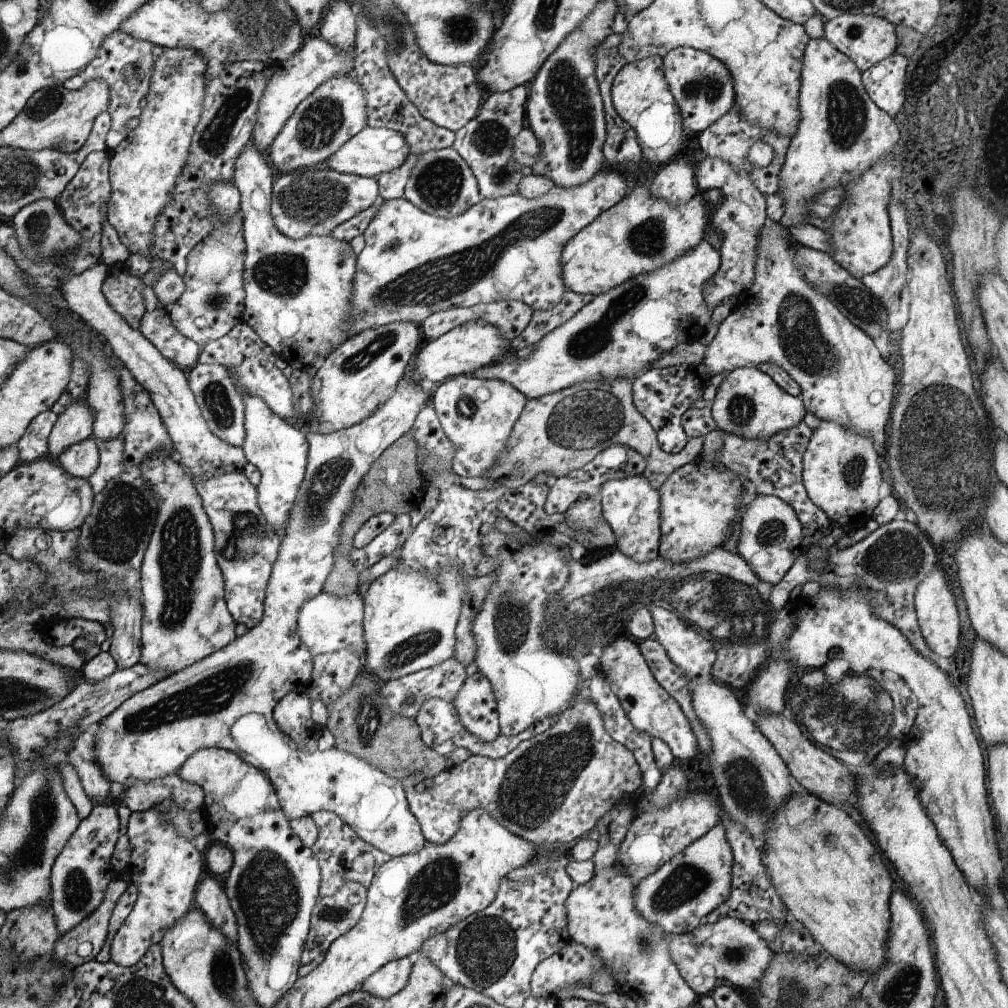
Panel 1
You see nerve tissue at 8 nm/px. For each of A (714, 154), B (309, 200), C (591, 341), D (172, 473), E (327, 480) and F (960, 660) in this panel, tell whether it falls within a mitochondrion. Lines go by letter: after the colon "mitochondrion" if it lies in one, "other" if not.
A: other
B: mitochondrion
C: mitochondrion
D: other
E: mitochondrion
F: other

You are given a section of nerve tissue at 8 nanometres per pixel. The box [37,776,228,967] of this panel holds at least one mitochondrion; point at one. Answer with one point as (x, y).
(77, 889)

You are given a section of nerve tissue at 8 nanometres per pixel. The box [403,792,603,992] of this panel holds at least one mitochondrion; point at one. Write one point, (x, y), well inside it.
(486, 949)

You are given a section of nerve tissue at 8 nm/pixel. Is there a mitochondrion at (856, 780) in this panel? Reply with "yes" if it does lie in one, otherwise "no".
no

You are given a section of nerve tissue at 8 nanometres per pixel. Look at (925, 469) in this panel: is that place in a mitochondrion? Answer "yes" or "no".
yes

